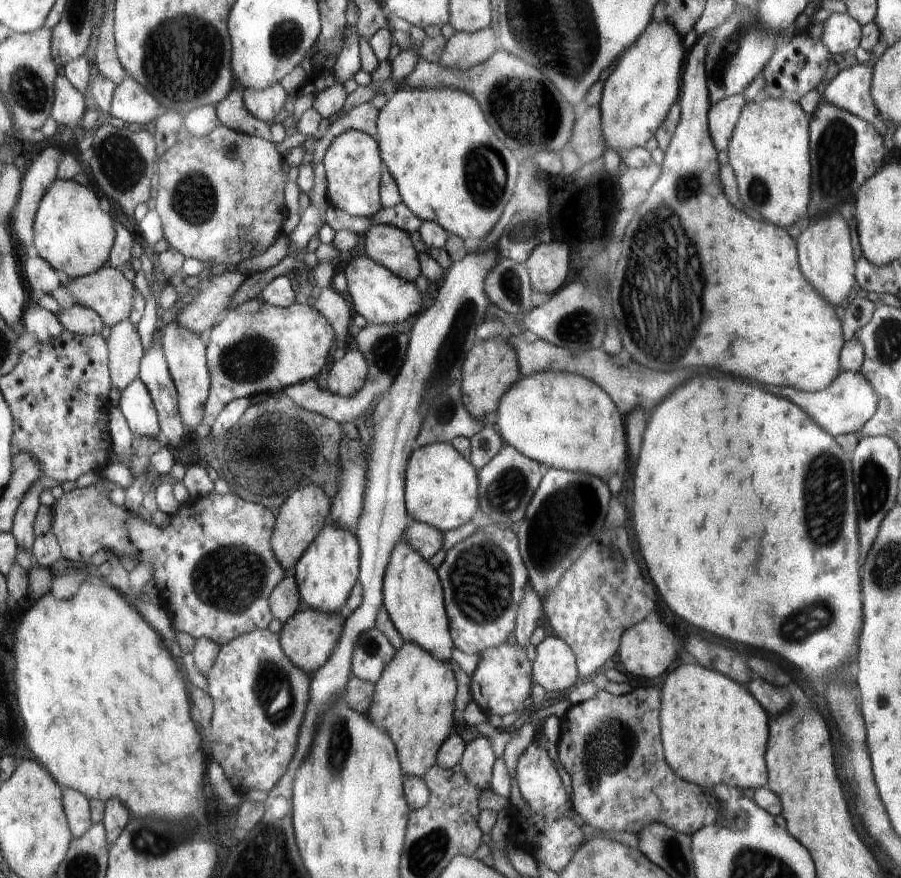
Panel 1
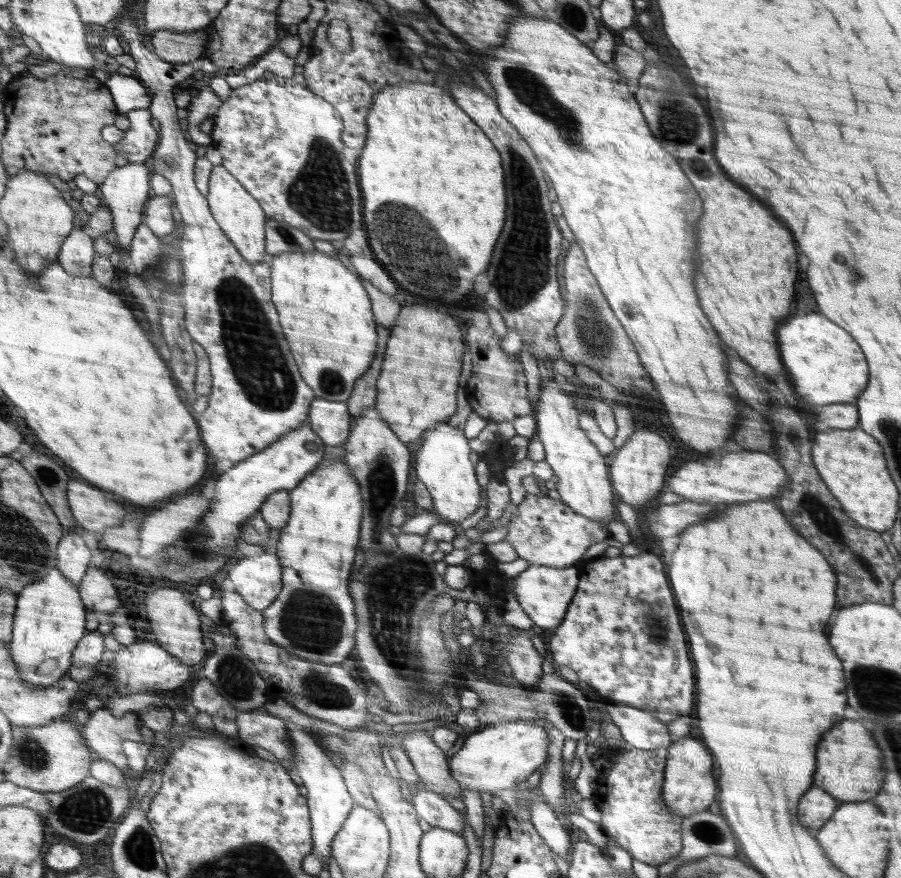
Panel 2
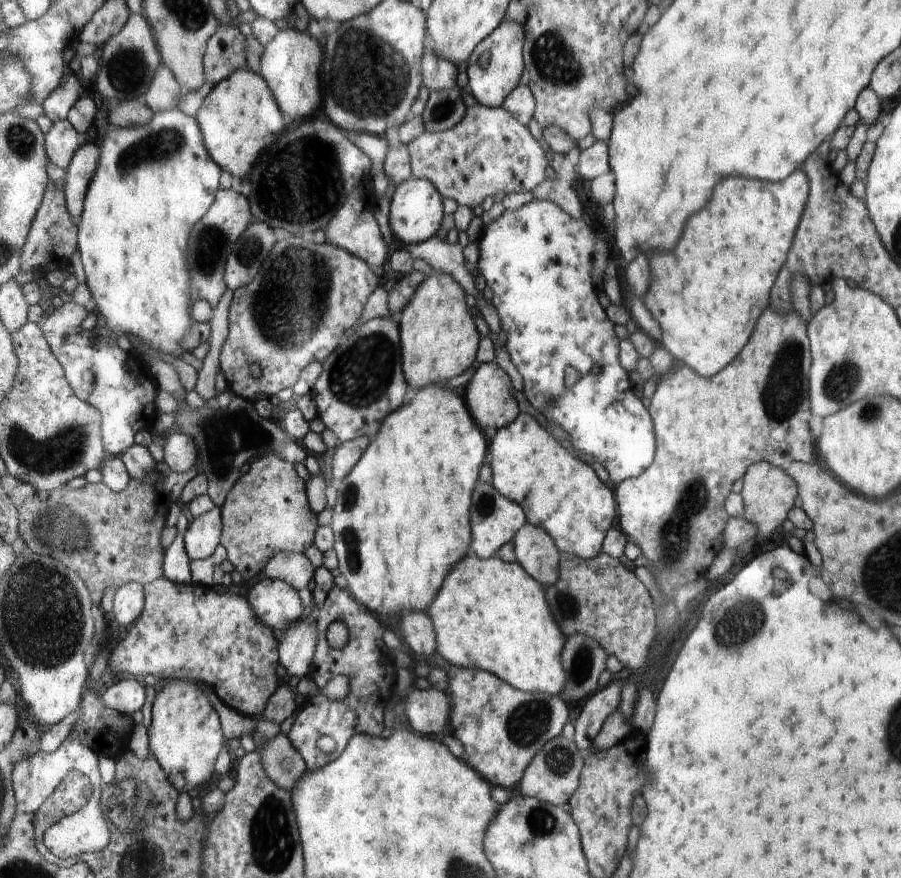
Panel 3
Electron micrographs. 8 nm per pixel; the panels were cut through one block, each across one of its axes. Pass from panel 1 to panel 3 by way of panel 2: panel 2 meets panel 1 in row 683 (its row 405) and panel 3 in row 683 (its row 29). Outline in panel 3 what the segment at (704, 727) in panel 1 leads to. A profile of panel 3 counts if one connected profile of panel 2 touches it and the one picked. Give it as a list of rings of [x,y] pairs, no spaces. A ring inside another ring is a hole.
[[[468,556],[452,570],[444,594],[428,610],[436,622],[436,638],[440,638],[438,652],[450,664],[488,670],[518,690],[540,690],[560,697],[566,682],[562,648],[567,637],[560,634],[550,616],[544,600],[546,588],[518,564]]]

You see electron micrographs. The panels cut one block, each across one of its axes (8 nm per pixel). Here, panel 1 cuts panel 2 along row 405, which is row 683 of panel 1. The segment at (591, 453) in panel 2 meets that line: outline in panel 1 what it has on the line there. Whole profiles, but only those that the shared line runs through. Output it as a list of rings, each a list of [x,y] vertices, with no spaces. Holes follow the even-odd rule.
[[[548,631],[546,638],[536,646],[532,664],[532,679],[546,691],[562,692],[578,678],[575,654],[571,647]]]

